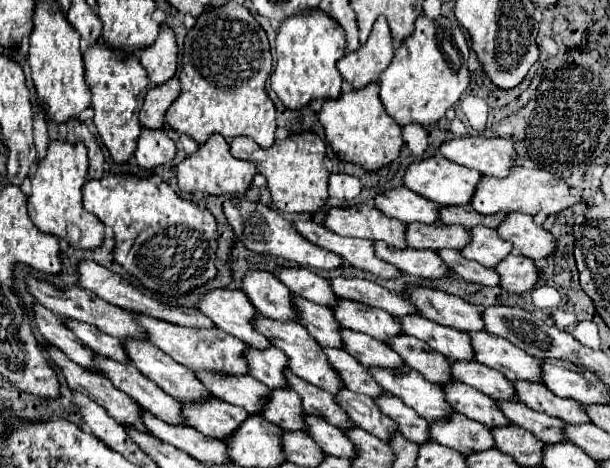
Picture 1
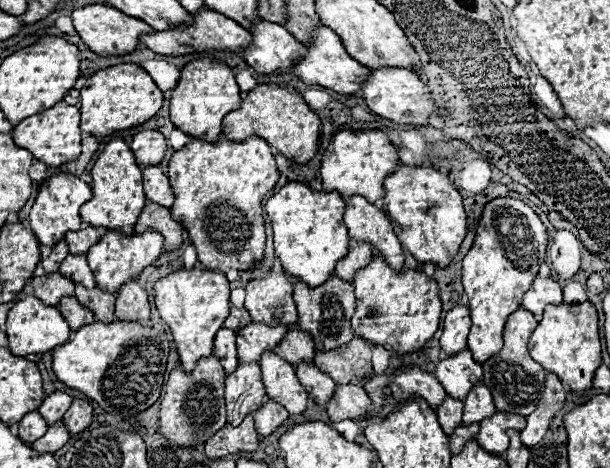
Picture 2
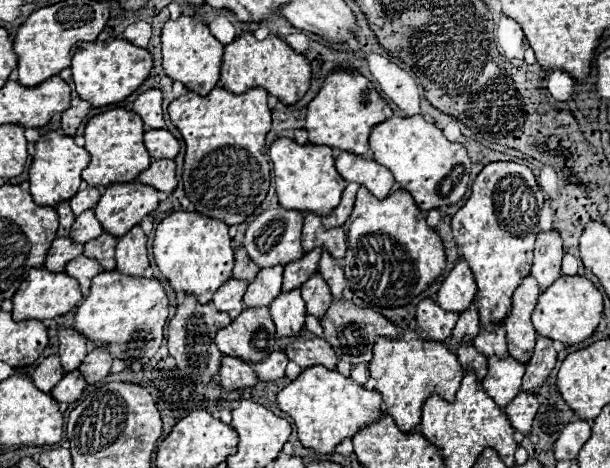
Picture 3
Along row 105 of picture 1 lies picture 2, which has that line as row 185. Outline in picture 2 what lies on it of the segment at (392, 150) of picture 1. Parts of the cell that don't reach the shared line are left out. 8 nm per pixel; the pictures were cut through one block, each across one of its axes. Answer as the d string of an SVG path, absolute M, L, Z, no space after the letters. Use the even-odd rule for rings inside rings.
M338 130L332 136L330 146L322 154L320 160L320 178L322 178L322 190L332 192L338 190L342 196L360 194L366 196L370 202L382 200L382 180L392 172L392 168L398 166L398 150L390 142L390 138L382 130Z

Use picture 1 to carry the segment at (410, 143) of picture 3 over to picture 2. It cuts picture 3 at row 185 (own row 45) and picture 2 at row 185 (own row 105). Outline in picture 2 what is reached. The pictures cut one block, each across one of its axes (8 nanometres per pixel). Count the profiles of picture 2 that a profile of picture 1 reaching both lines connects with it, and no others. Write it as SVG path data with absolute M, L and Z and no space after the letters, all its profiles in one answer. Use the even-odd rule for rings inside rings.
M398 164L398 168L384 178L384 190L384 210L394 222L400 244L422 264L434 262L436 266L448 266L466 234L462 196L448 180L448 174L432 166Z

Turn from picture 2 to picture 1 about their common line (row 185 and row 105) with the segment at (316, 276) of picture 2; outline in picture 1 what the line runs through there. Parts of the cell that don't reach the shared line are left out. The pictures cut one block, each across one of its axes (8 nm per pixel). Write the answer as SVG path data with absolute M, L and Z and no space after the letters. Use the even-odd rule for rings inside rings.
M310 8L310 12L296 12L282 20L276 36L276 68L270 76L270 88L278 94L286 108L298 110L306 106L312 98L338 98L342 88L342 76L336 68L338 58L346 50L346 38L342 28L320 12L320 8Z

